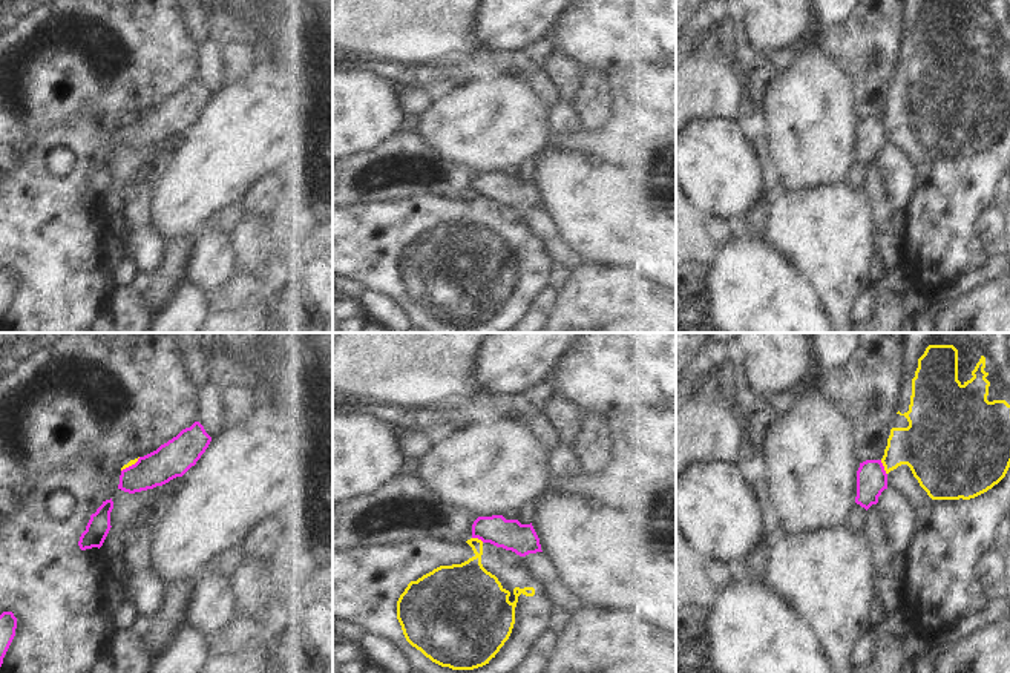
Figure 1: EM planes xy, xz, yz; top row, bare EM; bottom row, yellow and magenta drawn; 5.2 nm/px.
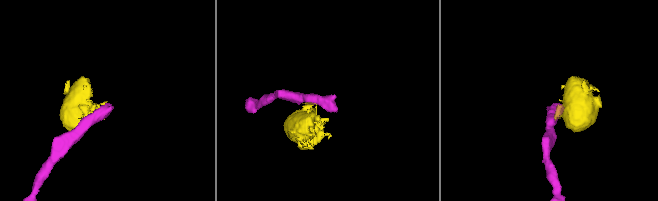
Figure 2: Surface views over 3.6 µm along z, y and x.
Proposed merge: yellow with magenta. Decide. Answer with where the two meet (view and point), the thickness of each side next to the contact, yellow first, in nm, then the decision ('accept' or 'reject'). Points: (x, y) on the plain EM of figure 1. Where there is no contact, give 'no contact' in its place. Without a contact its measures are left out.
yz (885, 124) | 280/160 nm | reject

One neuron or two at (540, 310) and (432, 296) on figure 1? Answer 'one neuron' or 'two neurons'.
two neurons

